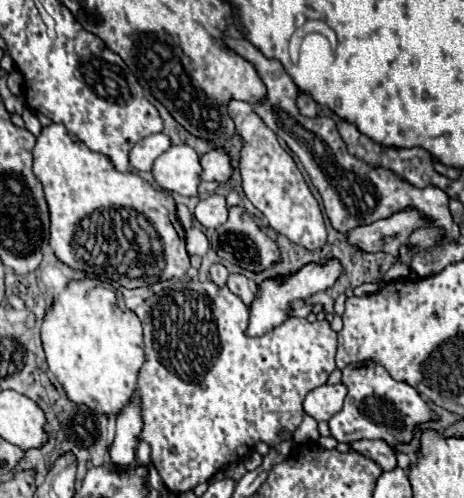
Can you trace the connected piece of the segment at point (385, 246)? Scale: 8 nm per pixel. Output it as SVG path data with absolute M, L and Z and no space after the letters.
M406 209L372 225L362 225L352 229L348 233L348 243L364 253L384 251L398 257L400 245L406 245L410 233L426 223L428 221L422 219L418 211Z

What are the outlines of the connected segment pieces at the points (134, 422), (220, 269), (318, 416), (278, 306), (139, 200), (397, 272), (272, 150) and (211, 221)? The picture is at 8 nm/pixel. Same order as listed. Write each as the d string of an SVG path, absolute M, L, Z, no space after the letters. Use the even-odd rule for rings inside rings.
M134 395L134 399L120 411L116 419L116 437L110 447L112 463L120 469L128 469L134 463L134 453L138 447L138 435L142 429L142 417L140 417L140 399Z
M212 265L210 267L210 281L214 285L226 285L226 279L228 279L228 271L224 265Z
M342 383L322 385L306 395L304 413L314 417L316 421L330 421L330 417L334 417L340 411L344 397L346 397L346 387Z
M330 259L324 265L308 263L298 273L288 275L284 279L264 281L262 287L260 287L260 291L258 291L258 295L256 295L256 301L252 303L252 309L250 309L250 321L248 321L248 329L246 329L248 337L254 337L254 335L260 337L260 335L272 331L274 327L282 325L286 321L286 315L288 315L288 311L292 309L294 303L300 303L300 301L308 299L310 295L332 287L334 281L340 277L340 273L342 273L342 265L336 259Z
M52 123L42 129L34 147L34 173L42 183L44 197L50 211L50 245L58 261L62 261L64 265L82 271L88 277L100 279L104 283L108 281L118 283L124 289L150 287L158 281L168 281L174 277L180 279L190 269L190 259L184 249L184 229L176 219L176 203L172 195L168 191L150 185L136 173L116 171L108 157L90 151L84 143L68 135L64 125ZM122 209L140 213L146 219L148 227L158 237L150 237L148 233L144 233L144 229L134 225L138 221L124 217L124 213L106 213L106 211L122 211ZM94 213L106 213L106 219L90 219Z
M397 262L384 275L383 281L391 282L391 281L398 281L398 280L404 279L407 277L409 272L410 272L409 266L401 262Z
M230 101L228 115L236 125L236 133L244 141L240 149L240 177L244 195L264 215L268 227L272 227L276 233L288 237L292 243L302 245L308 251L320 249L326 243L324 217L294 159L282 149L274 131L270 131L264 121L260 121L250 103Z
M208 195L204 199L198 201L194 213L196 221L206 227L206 229L216 229L220 227L226 219L228 219L228 207L226 207L226 199L222 195Z

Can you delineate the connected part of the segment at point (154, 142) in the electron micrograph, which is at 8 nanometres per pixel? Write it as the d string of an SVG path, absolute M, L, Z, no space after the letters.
M154 133L144 137L142 141L138 141L132 149L130 149L130 165L136 171L150 171L152 163L158 155L162 155L166 149L170 147L170 139L164 133Z

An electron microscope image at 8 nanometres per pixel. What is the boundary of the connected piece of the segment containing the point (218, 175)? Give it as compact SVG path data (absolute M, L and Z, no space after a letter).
M214 149L208 155L200 157L200 165L202 165L202 173L200 179L202 181L218 181L224 183L230 179L230 157L226 157L222 151Z

